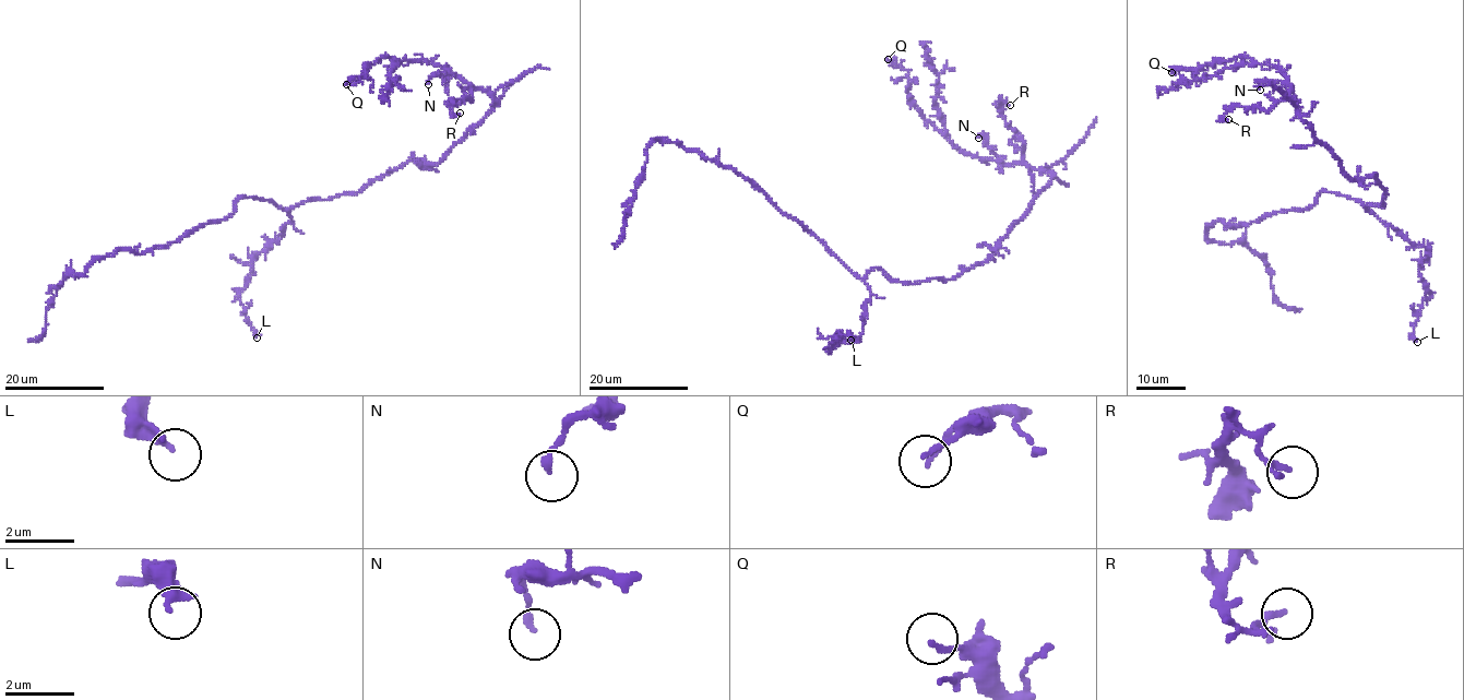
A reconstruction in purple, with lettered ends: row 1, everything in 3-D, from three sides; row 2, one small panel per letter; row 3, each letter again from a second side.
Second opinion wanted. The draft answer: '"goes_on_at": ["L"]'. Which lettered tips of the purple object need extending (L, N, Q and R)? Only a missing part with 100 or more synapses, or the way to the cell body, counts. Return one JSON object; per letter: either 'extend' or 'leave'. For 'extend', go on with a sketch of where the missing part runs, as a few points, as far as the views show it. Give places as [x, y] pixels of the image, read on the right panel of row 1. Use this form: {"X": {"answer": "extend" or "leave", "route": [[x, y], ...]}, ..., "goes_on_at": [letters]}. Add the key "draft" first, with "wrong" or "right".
{"draft": "wrong", "L": {"answer": "leave"}, "N": {"answer": "leave"}, "Q": {"answer": "leave"}, "R": {"answer": "leave"}, "goes_on_at": []}

